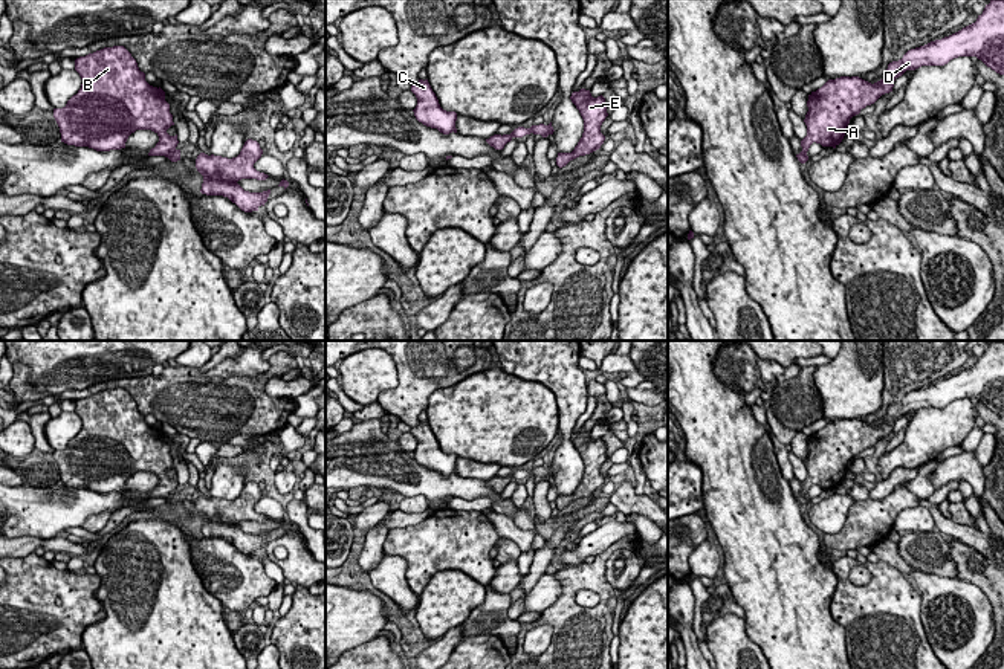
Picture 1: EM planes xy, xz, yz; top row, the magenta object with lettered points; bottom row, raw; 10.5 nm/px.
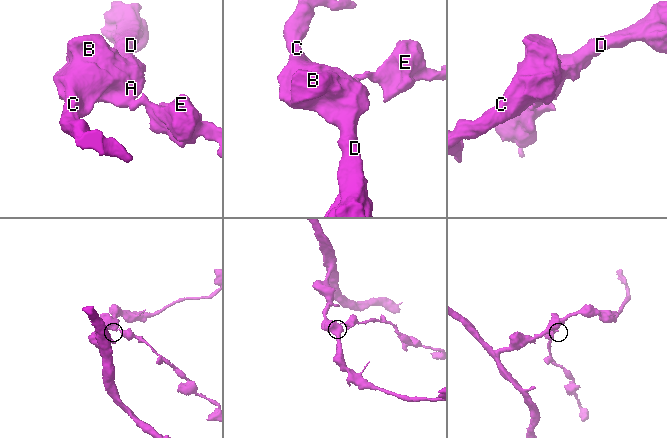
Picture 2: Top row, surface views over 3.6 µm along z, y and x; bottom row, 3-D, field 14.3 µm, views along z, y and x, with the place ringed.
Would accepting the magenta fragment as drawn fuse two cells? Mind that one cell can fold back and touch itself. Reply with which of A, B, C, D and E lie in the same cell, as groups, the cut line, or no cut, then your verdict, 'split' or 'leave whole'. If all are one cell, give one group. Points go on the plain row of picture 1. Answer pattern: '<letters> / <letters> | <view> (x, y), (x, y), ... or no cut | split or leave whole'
A B C D / E | xz (511, 475), (514, 478) | split

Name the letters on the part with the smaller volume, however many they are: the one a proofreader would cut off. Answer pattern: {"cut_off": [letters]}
{"cut_off": ["E"]}

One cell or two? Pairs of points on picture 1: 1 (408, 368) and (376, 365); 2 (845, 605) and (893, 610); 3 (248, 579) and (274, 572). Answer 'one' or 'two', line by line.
1: two
2: one
3: two

